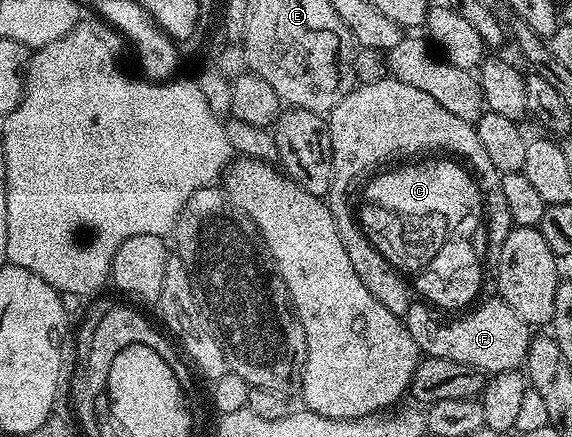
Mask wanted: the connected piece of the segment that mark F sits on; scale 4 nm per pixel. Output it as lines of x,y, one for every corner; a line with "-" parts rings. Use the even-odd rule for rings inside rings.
493,300
484,302
479,309
474,307
455,316
458,317
455,321
437,321
430,314
432,309
429,304
412,303
404,318
406,330
408,335
412,335
419,354
426,357
452,359
456,363
480,369
486,375
518,369
526,359
532,338
531,326
527,325
524,319
520,319
520,315
516,315
516,311
512,311
506,301

